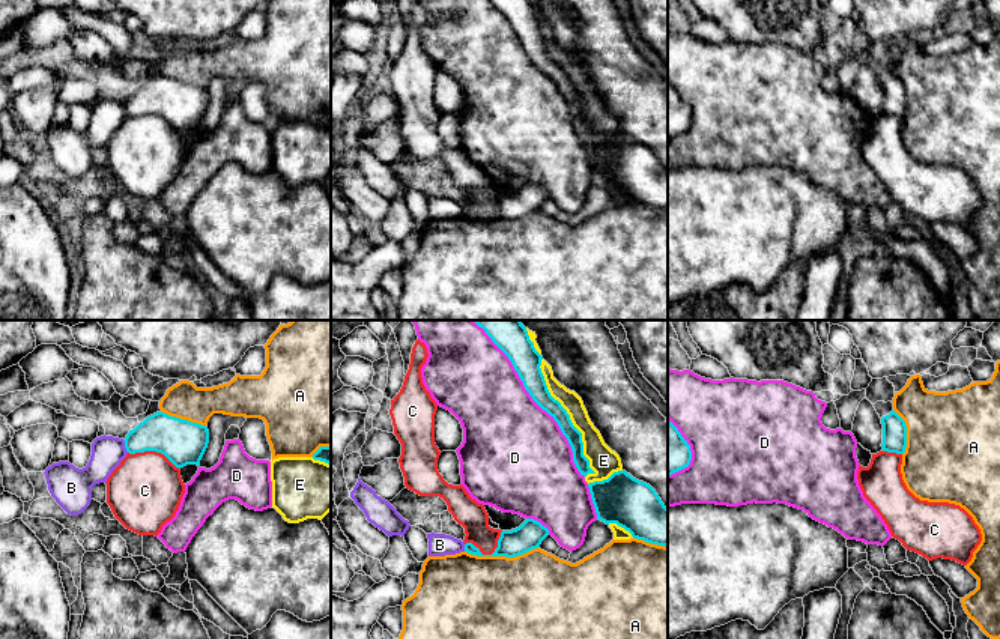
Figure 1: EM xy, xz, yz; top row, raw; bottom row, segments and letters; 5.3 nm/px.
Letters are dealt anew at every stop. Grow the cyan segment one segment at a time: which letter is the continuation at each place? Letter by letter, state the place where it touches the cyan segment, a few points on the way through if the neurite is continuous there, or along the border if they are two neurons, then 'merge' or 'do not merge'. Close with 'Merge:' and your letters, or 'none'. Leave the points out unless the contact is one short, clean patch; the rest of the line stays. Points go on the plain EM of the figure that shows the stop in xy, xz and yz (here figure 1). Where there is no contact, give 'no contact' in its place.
A: xz (501, 218) | do not merge
B: xy (125, 110) | along xy (124, 104), (124, 110), (128, 115) | do not merge
C: xy (154, 113) | along xy (128, 115), (160, 115), (179, 133) | do not merge
D: xz (542, 71) | do not merge
E: xz (569, 80) | do not merge
Merge: none

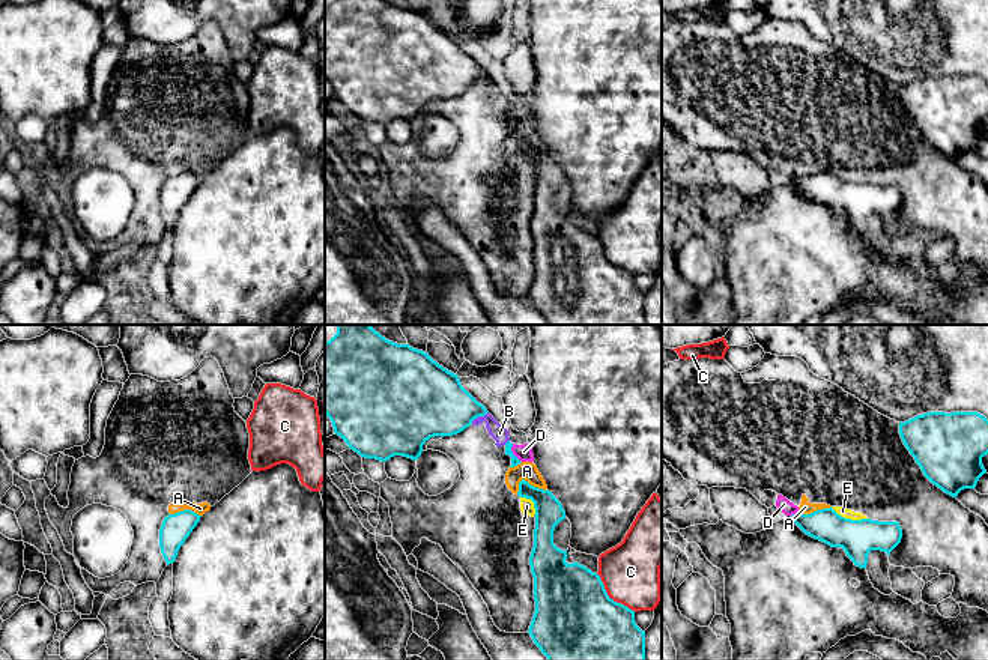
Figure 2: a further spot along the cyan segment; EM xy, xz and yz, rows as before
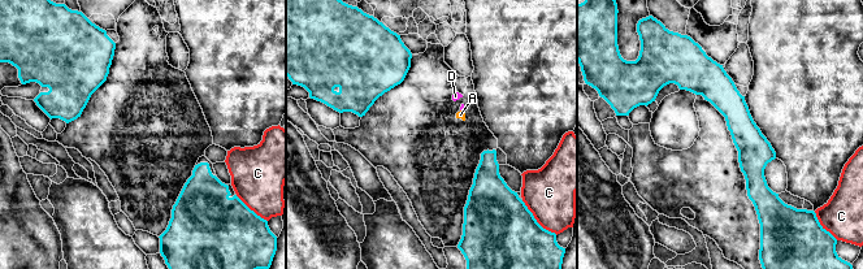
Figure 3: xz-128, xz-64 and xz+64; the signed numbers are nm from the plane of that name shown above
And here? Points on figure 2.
A: xz (527, 145) | along xz (546, 154), (522, 143), (516, 157) | do not merge
B: xz (478, 78) | along xz (487, 75), (471, 86) | do not merge
C: xz (611, 262) | do not merge
D: xz (512, 116) | along xz (512, 107), (512, 116), (521, 125) | do not merge
E: yz (848, 182) | along yz (830, 170), (845, 181), (866, 182) | do not merge
Merge: none

